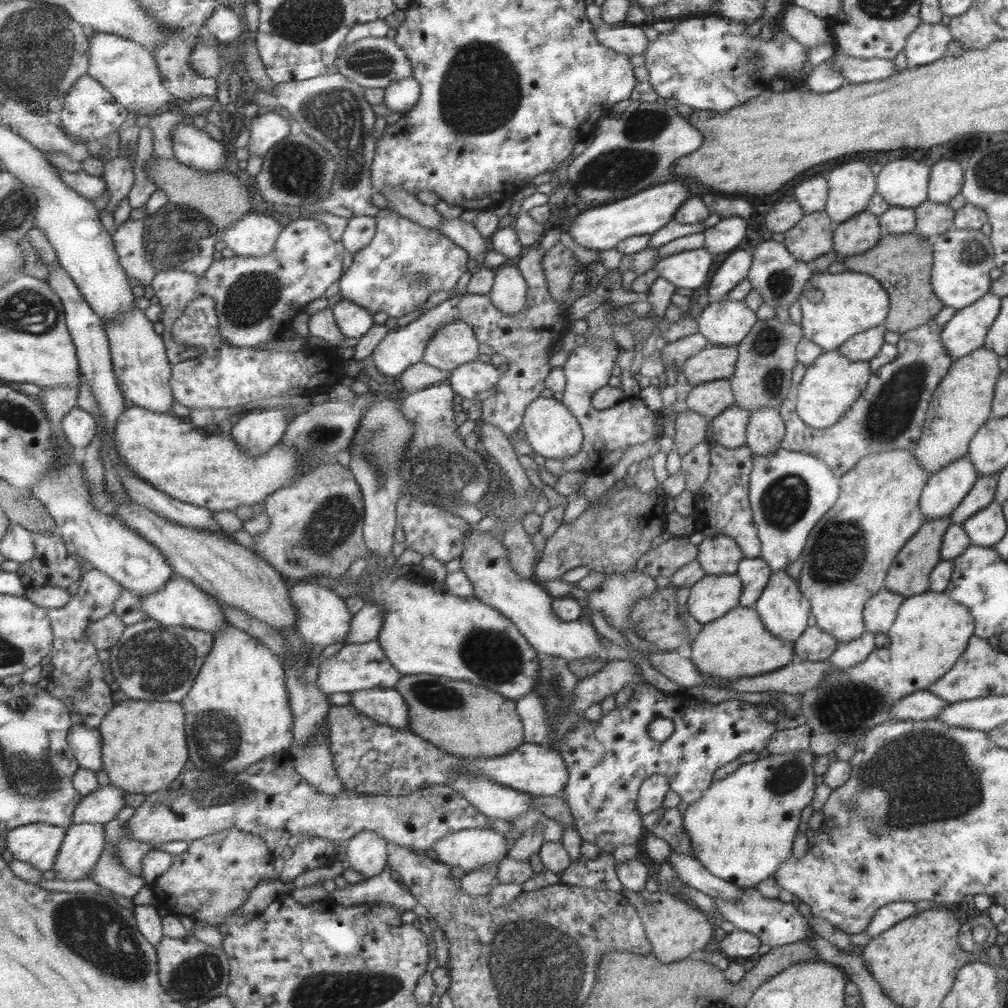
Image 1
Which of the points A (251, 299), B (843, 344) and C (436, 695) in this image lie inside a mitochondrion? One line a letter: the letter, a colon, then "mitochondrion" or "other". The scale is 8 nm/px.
A: mitochondrion
B: other
C: mitochondrion

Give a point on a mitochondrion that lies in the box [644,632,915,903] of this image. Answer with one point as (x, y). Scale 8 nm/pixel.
(841, 709)

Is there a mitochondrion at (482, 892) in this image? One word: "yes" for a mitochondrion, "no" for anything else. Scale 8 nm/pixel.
no

